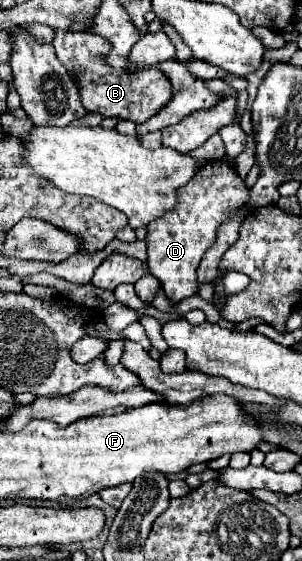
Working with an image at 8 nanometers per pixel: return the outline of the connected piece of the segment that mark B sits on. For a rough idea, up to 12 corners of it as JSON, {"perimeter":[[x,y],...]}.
{"perimeter":[[56,30],[64,68],[78,70],[88,112],[138,124],[170,100],[156,68],[130,74],[106,64],[111,45]]}

